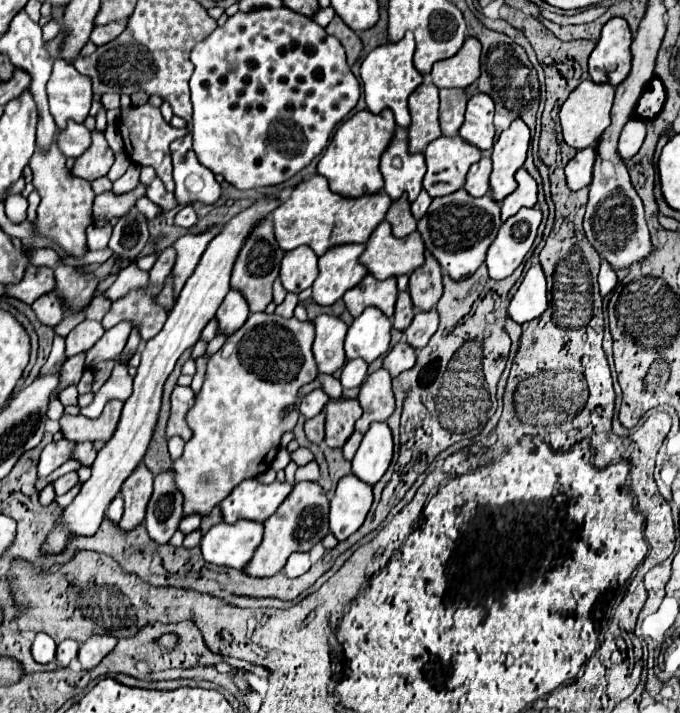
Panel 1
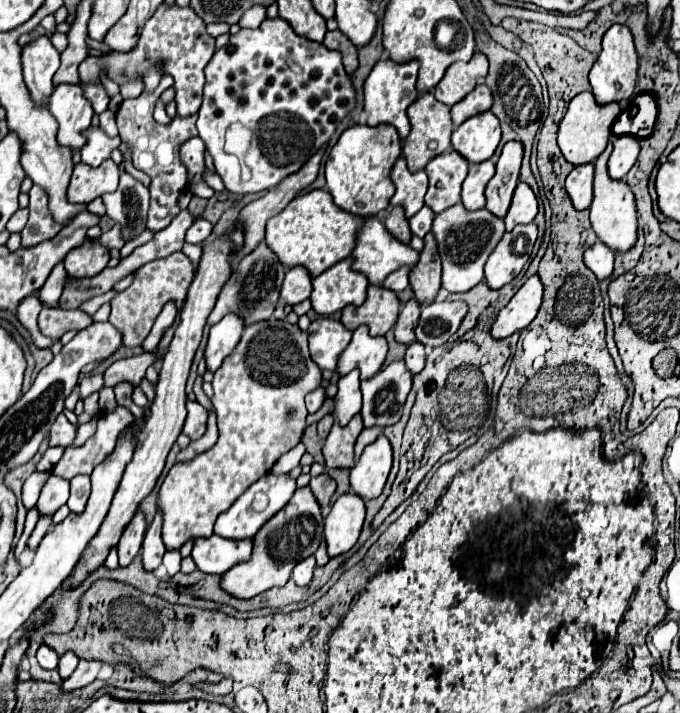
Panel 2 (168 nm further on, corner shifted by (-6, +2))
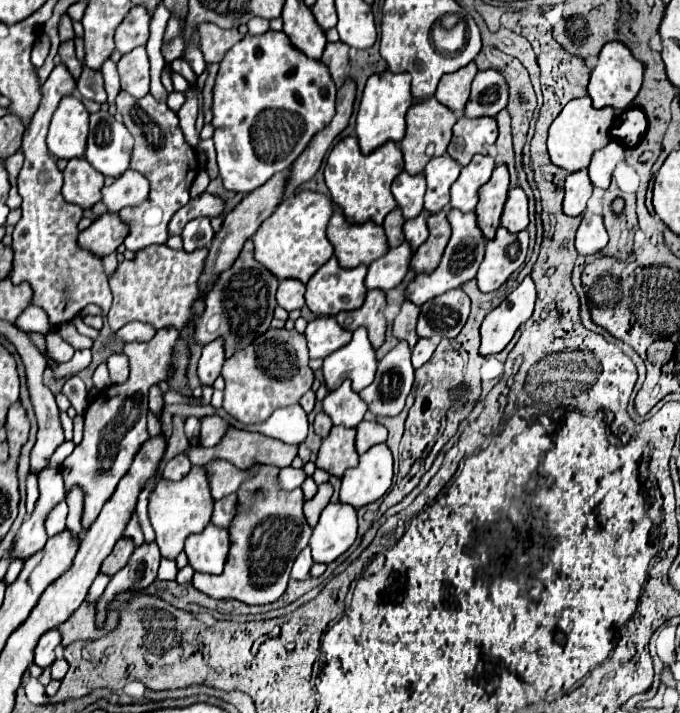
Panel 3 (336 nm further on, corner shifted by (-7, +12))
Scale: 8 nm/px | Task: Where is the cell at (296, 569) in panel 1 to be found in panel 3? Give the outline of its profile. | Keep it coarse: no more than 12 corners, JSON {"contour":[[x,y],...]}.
{"contour":[[308,548],[294,562],[292,578],[308,578],[314,564]]}

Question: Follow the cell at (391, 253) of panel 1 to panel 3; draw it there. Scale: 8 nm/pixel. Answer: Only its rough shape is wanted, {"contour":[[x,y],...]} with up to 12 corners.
{"contour":[[338,206],[328,240],[344,268],[390,250],[382,226],[352,224]]}

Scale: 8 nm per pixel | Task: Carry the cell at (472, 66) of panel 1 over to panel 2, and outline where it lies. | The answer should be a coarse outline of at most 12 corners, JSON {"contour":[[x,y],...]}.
{"contour":[[487,58],[469,62],[447,68],[433,94],[455,106],[487,76]]}

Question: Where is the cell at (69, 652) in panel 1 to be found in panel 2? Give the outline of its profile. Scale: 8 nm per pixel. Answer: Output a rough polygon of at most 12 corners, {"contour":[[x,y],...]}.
{"contour":[[73,652],[63,654],[57,666],[61,680],[73,674],[79,658]]}

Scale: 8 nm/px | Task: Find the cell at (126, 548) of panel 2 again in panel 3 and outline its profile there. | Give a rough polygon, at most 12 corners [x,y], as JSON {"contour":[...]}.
{"contour":[[126,536],[116,542],[100,572],[114,576],[128,564],[134,542]]}

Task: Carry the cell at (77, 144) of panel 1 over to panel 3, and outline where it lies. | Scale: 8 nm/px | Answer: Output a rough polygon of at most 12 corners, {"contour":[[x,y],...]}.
{"contour":[[112,114],[90,116],[84,158],[104,176],[130,168],[132,134]]}

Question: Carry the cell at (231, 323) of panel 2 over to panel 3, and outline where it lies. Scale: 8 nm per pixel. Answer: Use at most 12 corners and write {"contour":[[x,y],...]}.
{"contour":[[224,340],[204,346],[198,378],[210,384],[224,364]]}

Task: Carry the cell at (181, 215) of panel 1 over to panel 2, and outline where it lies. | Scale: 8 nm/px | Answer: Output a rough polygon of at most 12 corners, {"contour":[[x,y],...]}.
{"contour":[[205,218],[193,222],[185,242],[201,244],[211,234],[211,224]]}

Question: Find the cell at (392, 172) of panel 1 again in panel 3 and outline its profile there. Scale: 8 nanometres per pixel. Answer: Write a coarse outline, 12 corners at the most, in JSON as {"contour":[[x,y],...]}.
{"contour":[[400,172],[392,194],[406,218],[422,212],[426,178]]}

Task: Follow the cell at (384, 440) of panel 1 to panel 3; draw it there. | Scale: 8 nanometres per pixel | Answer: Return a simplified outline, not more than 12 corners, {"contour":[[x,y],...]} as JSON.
{"contour":[[386,442],[342,476],[340,502],[366,506],[392,484]]}

